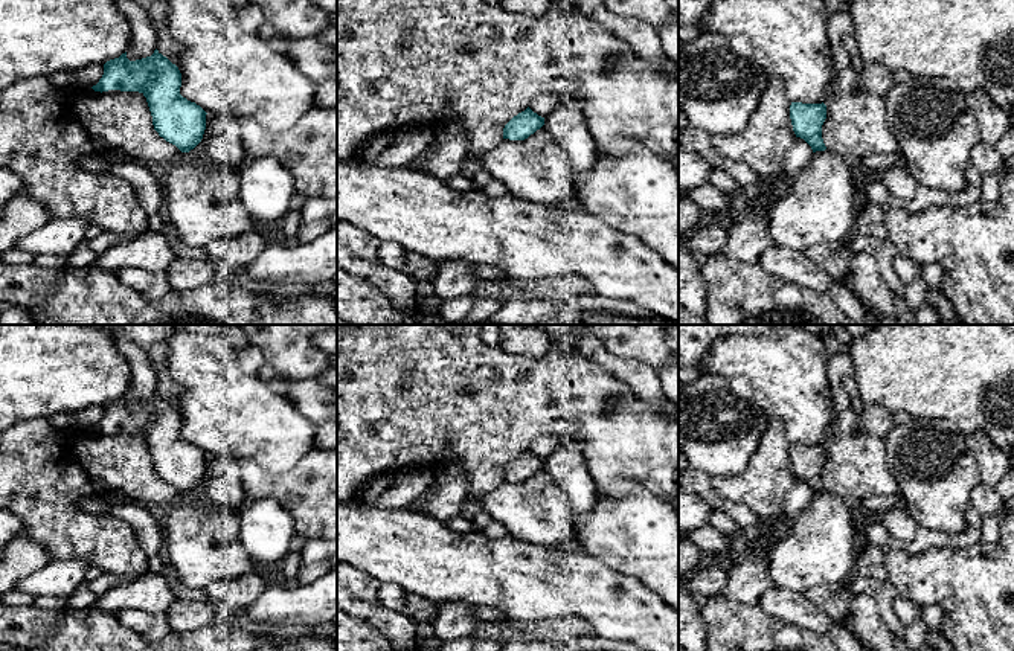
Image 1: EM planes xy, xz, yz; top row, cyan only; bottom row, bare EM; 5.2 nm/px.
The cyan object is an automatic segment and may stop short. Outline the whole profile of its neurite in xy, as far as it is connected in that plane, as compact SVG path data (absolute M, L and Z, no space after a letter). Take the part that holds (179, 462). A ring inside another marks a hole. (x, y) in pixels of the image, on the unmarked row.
M157 390L151 398L130 402L127 393L104 406L104 416L95 433L139 433L146 439L154 471L166 483L175 486L181 495L165 509L162 517L165 529L166 563L174 569L175 578L188 588L204 590L215 581L242 576L261 569L242 547L238 534L238 514L212 502L194 502L189 495L203 480L206 453L180 436L181 415L175 406Z

